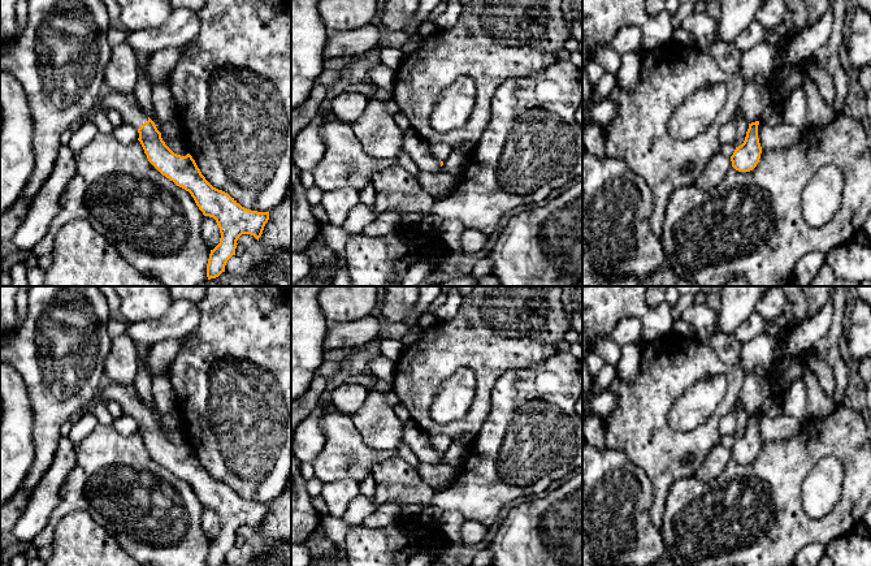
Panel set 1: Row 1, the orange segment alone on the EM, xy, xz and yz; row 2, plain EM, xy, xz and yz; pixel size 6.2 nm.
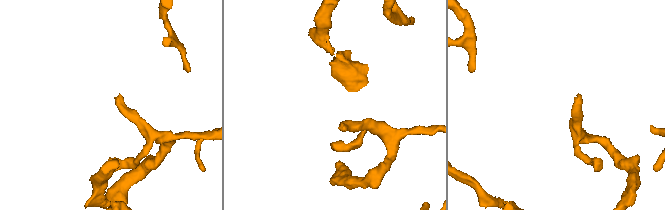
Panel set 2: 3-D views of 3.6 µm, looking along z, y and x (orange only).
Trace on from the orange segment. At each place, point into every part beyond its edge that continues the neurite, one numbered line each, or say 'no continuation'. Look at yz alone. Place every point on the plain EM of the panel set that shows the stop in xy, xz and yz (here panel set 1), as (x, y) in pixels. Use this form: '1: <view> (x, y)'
no continuation

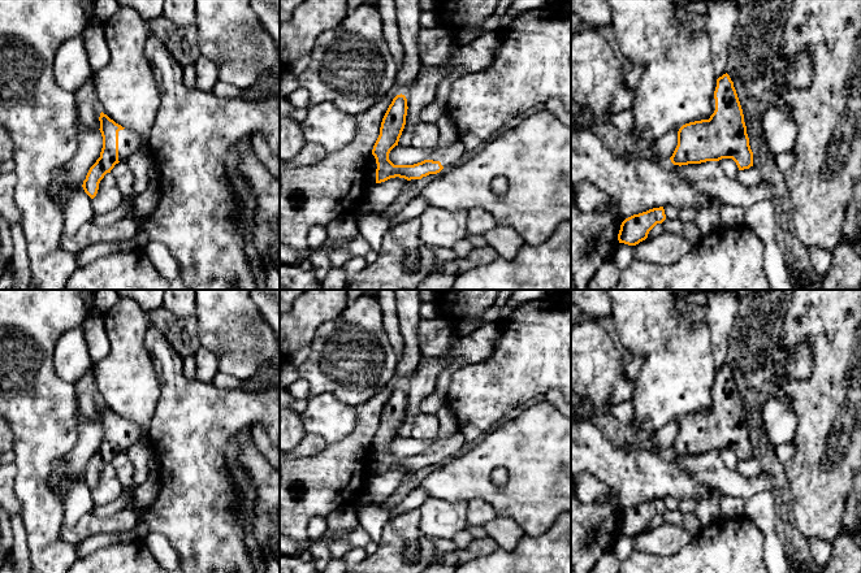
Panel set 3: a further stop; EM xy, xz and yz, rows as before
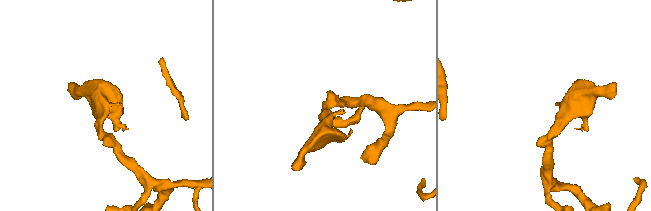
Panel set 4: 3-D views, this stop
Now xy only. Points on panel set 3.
1: xy (129, 433)

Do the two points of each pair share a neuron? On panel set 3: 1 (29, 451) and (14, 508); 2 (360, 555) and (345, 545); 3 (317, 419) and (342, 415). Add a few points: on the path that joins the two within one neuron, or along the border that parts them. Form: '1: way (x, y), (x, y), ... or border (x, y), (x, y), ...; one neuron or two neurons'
1: border (14, 491), (22, 515); two neurons
2: border (363, 546), (350, 548), (341, 558); two neurons
3: way (324, 417), (336, 417); one neuron

